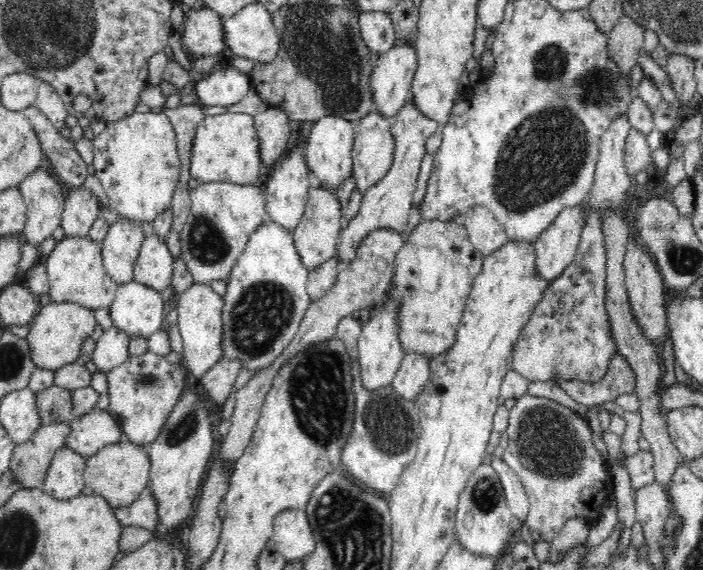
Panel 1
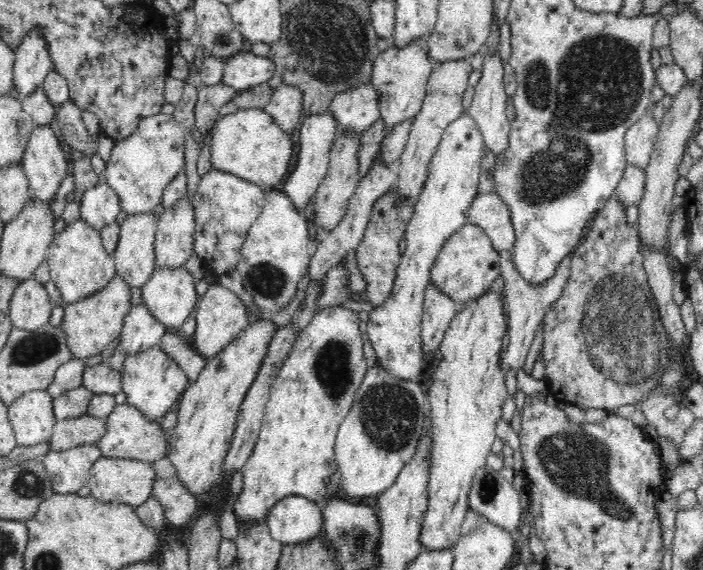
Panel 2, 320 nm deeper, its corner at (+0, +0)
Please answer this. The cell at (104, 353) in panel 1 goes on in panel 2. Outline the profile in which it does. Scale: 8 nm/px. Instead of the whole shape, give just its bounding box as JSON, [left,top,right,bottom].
[117,304,168,355]

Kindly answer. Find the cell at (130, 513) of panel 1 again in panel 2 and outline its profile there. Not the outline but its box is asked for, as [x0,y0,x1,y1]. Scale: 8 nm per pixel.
[152,476,198,527]

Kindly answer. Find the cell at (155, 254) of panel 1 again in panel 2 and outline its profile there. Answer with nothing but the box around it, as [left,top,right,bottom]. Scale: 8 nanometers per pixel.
[154,197,196,269]

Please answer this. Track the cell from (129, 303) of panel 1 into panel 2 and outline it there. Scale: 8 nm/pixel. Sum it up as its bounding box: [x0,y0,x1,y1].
[140,267,199,332]

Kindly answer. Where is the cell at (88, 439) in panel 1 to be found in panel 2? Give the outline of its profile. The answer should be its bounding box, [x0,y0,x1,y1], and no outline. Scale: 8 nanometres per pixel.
[97,403,168,462]

